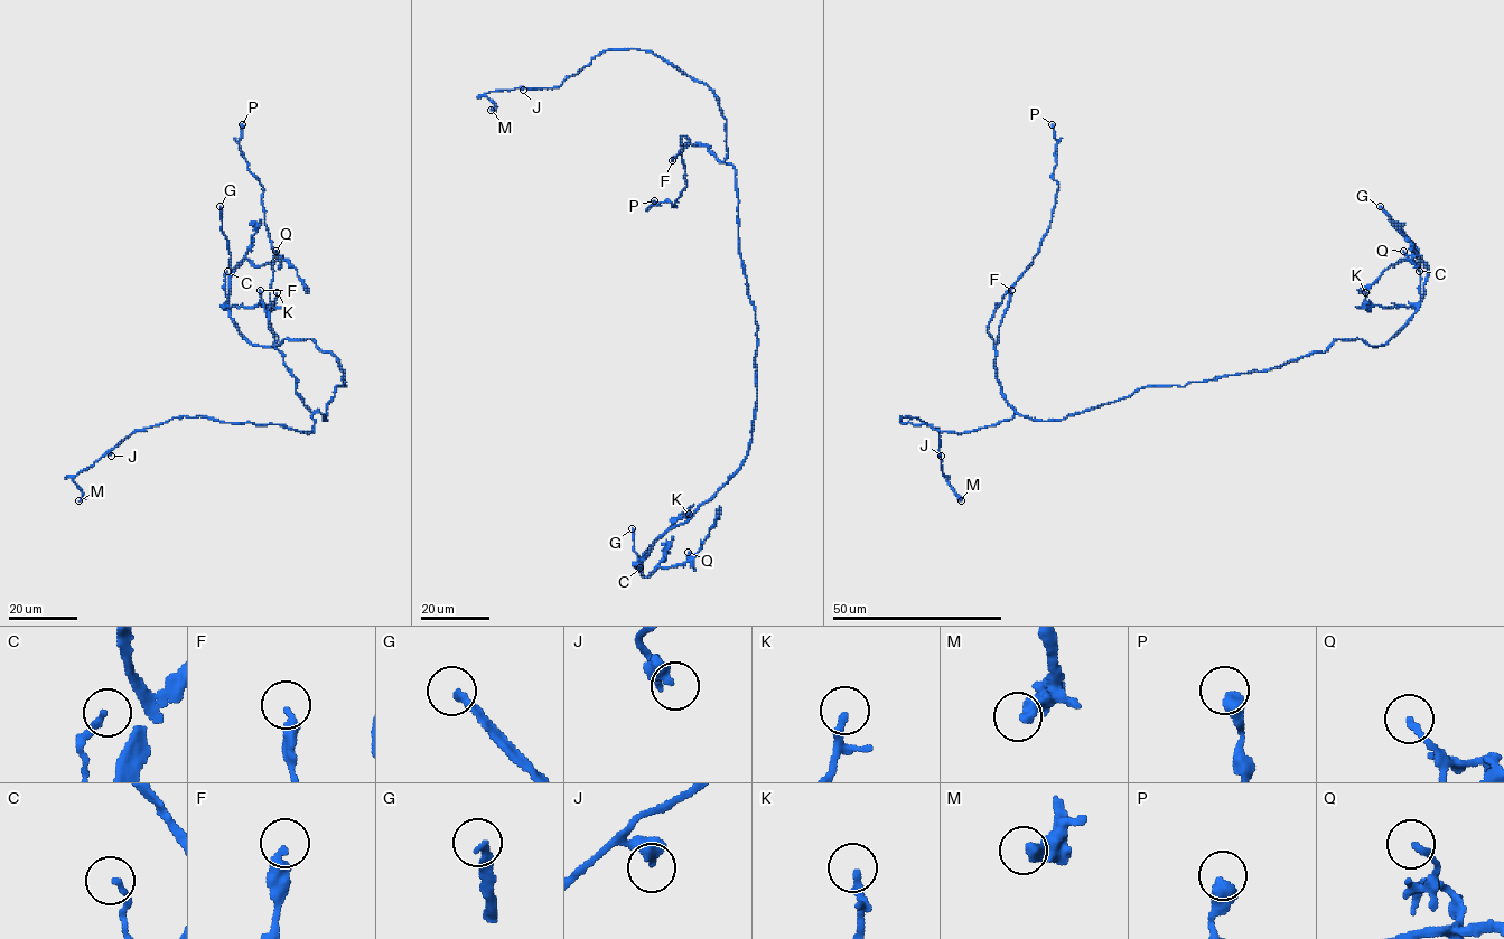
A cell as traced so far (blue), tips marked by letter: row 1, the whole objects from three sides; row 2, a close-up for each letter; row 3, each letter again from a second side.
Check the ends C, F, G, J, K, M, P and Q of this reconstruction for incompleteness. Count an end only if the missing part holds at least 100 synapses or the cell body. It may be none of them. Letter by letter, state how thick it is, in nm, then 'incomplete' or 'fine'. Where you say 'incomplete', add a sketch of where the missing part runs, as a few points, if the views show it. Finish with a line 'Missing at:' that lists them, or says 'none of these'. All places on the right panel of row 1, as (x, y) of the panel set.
C: 190 nm thick; fine
F: 320 nm thick; fine
G: 240 nm thick; incomplete; missing branch runs (1380, 206), (1354, 180)
J: 460 nm thick; fine
K: 240 nm thick; fine
M: 400 nm thick; fine
P: 500 nm thick; fine
Q: 200 nm thick; fine
Missing at: G

